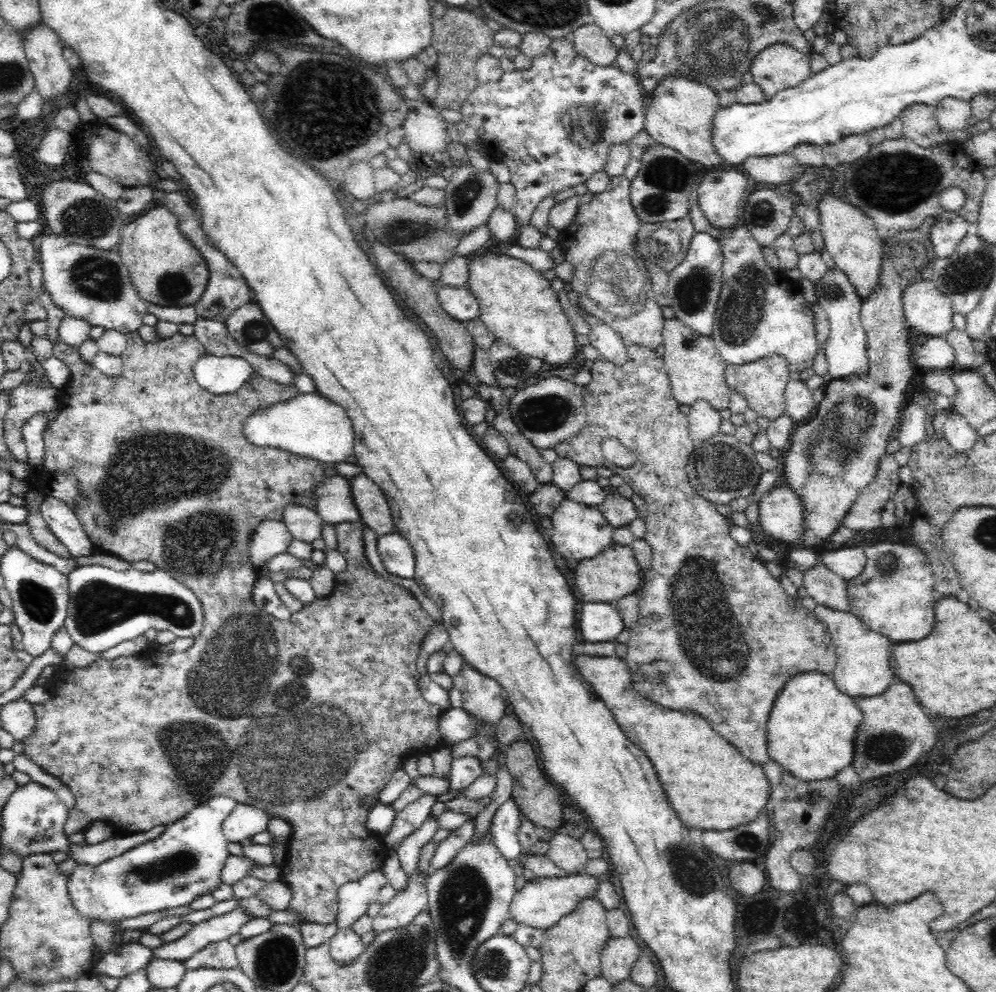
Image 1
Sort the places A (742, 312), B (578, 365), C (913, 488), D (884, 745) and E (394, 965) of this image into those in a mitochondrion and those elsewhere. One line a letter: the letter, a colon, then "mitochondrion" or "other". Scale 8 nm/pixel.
A: mitochondrion
B: other
C: other
D: mitochondrion
E: mitochondrion

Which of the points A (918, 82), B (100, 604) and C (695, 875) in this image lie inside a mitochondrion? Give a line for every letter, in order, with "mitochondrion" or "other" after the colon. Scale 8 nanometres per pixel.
A: other
B: mitochondrion
C: mitochondrion

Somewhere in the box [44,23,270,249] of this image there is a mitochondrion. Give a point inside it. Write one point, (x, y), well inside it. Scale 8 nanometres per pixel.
(88, 218)

